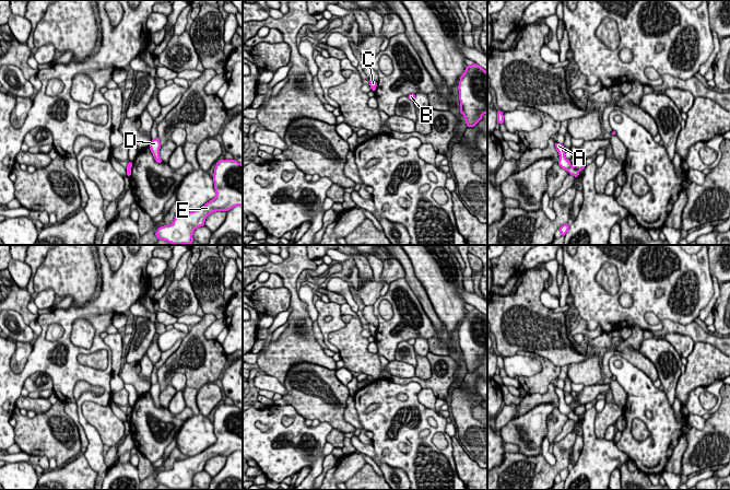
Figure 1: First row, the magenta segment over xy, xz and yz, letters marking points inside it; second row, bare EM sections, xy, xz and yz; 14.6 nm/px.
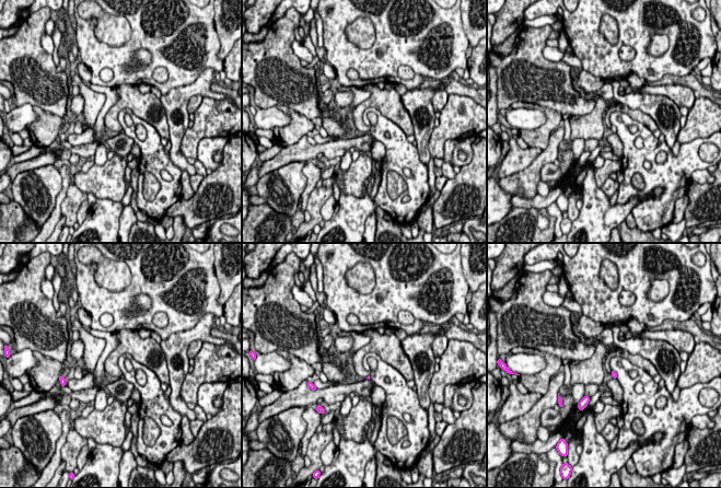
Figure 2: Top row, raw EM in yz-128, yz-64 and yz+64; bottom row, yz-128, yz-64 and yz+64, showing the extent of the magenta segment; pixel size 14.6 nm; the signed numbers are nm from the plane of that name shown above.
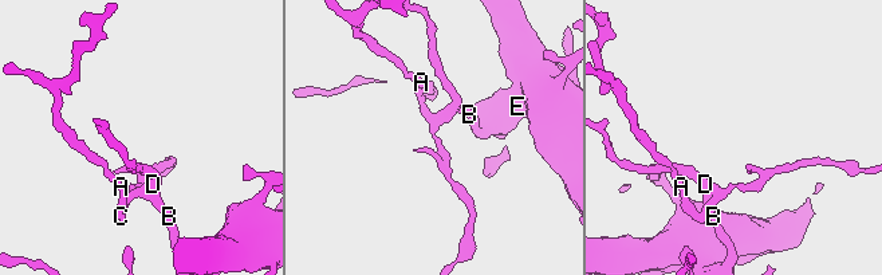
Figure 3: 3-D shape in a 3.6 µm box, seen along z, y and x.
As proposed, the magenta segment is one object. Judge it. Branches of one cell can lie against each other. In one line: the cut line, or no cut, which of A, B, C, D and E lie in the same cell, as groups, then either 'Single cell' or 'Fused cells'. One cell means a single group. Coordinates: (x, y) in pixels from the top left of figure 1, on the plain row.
Split along yz (574, 412), (577, 416). Groups: A C / B D E. Fused cells

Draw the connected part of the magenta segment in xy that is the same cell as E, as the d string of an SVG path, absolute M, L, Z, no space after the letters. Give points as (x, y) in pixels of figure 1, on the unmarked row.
M220 405L214 413L213 425L215 443L198 455L175 462L170 470L158 472L155 478L158 485L190 490L193 476L204 470L209 459L219 455L227 457L236 451L243 452L243 409L235 405Z

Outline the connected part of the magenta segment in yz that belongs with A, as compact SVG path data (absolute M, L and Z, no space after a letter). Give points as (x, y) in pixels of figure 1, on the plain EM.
M555 387L555 393L556 393L556 395L558 396L558 399L560 399L558 410L562 413L566 415L568 417L568 419L572 419L575 422L578 422L579 417L575 412L573 412L569 405L567 405L565 402L564 390Z

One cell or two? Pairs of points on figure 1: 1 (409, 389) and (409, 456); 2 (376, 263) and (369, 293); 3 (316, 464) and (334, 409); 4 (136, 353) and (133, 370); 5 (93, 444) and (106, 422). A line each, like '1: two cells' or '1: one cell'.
1: one cell
2: two cells
3: two cells
4: two cells
5: two cells

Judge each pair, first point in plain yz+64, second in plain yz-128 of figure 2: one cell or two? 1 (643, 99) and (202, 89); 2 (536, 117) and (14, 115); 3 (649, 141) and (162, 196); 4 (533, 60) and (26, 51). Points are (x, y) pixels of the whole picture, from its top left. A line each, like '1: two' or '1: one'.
1: one
2: one
3: one
4: one

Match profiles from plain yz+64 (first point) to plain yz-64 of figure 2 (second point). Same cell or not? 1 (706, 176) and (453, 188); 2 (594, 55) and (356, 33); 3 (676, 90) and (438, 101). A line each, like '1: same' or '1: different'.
1: different
2: different
3: same

